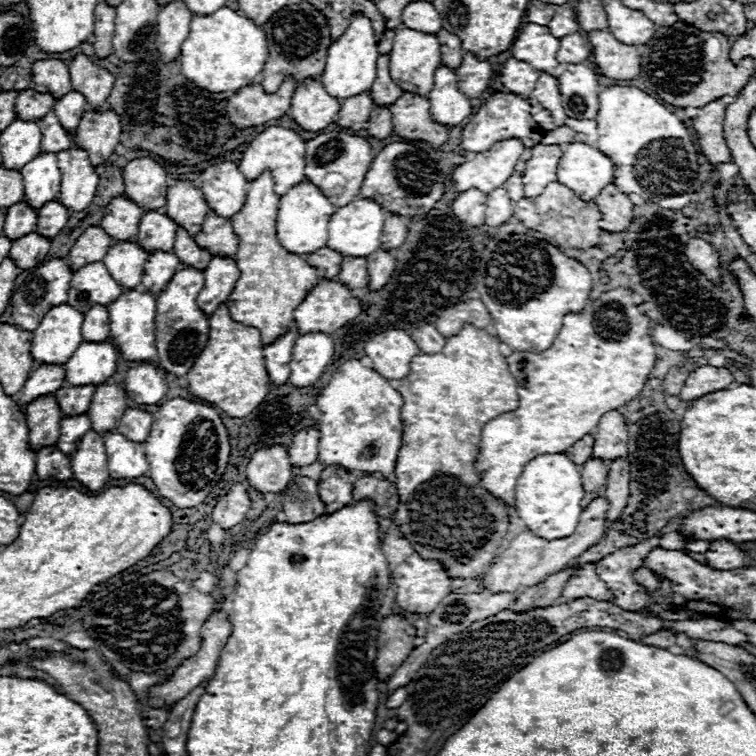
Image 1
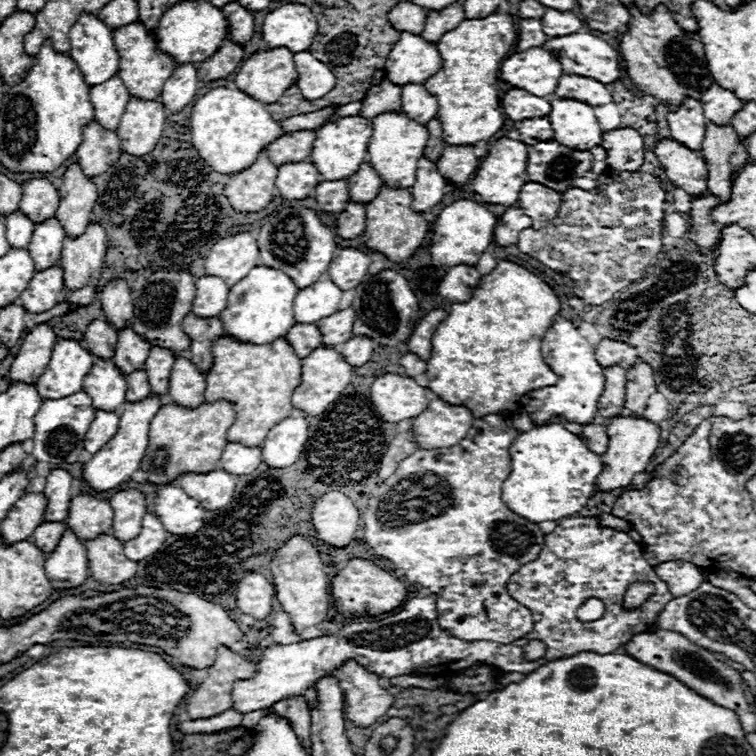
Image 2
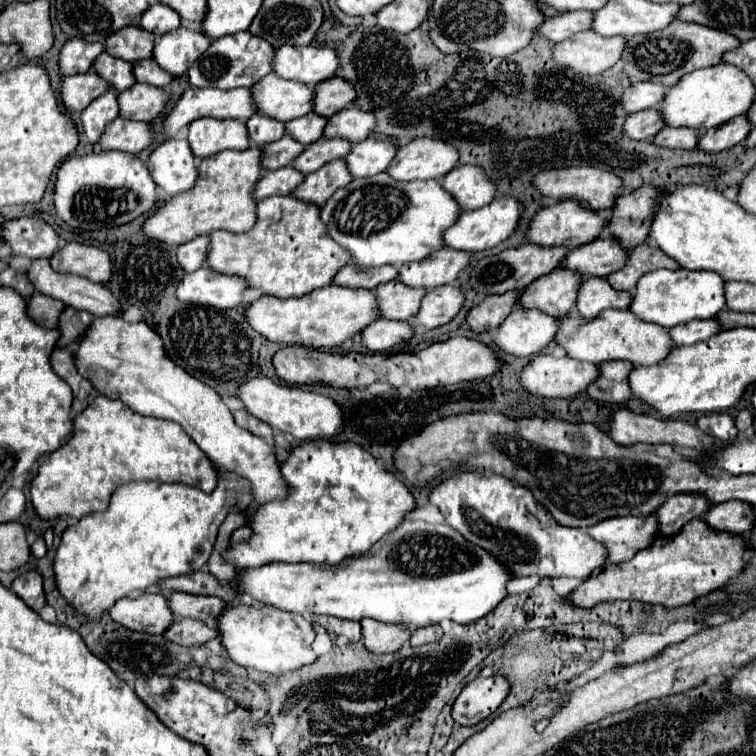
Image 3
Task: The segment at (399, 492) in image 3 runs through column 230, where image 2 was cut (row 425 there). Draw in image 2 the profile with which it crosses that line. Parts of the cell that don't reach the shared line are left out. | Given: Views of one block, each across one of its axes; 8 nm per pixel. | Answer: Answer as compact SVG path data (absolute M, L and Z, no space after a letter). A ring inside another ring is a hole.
M546 424L520 432L510 444L510 464L512 472L502 486L502 500L512 512L534 524L578 514L592 498L596 476L604 466L600 456L590 452L588 446L562 424Z

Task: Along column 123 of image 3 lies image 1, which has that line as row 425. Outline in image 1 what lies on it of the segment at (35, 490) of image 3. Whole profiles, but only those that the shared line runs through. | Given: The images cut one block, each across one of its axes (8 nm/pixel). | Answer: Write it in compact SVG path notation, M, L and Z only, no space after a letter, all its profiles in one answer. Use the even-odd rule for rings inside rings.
M464 324L456 336L446 338L442 352L414 356L410 364L412 374L402 378L398 386L398 392L404 396L404 436L394 470L394 482L400 494L400 506L394 514L394 522L400 526L400 532L410 544L428 548L420 556L424 556L426 560L440 560L440 564L444 564L448 576L452 578L480 576L502 548L510 524L508 506L480 486L480 476L474 468L478 458L476 454L480 452L484 424L500 414L518 408L518 384L516 378L510 374L506 358L500 354L498 346L500 340L490 336L486 330ZM460 558L472 558L474 562L480 560L480 568L474 568L472 560L464 560L464 564L460 564Z

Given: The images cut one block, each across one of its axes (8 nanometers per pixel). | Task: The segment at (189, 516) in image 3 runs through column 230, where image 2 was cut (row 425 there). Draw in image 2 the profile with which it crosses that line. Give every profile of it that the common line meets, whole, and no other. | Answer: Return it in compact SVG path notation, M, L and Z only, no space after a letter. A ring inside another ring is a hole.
M504 412L478 418L468 436L456 446L416 450L412 456L406 456L398 470L378 486L364 514L364 538L374 554L392 560L394 566L404 572L408 582L422 584L424 588L440 594L440 624L462 640L492 640L508 644L532 630L528 608L512 600L506 592L508 578L520 566L536 560L544 542L544 532L538 524L516 516L502 502L502 484L510 474L508 448L516 434L518 430L512 428L510 414Z

